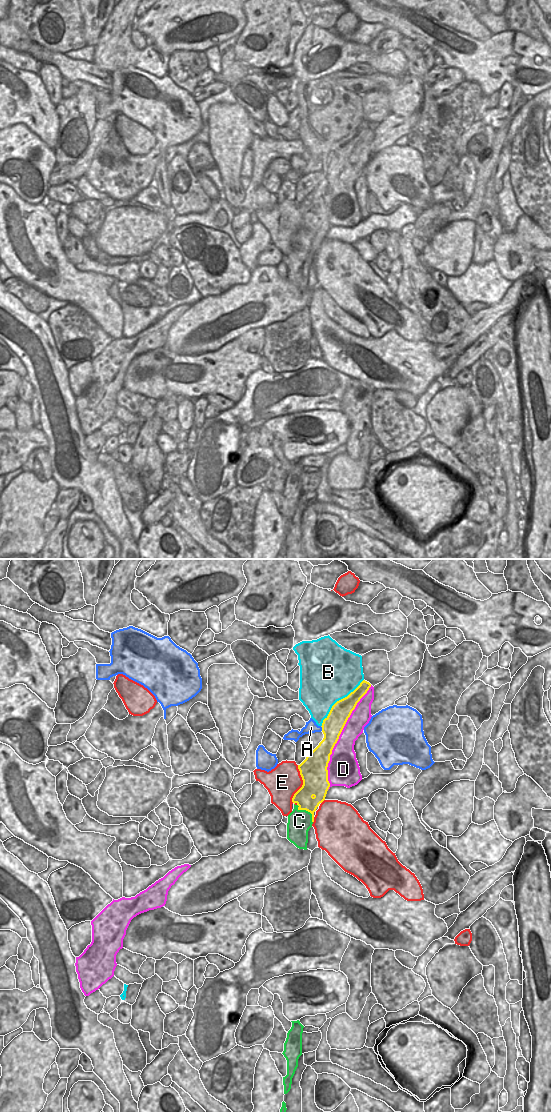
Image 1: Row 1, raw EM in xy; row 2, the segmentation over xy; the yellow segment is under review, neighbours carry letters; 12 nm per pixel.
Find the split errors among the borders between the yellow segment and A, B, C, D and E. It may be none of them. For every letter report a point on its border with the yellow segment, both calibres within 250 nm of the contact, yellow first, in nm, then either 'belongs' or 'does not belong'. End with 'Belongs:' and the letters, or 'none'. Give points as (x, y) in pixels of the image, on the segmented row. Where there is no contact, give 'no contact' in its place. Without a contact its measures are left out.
A: meets yellow in xy at (322, 728); 260 nm thick on the yellow side, 140 nm on the other; does not belong
B: meets yellow in xy at (339, 700); 240 nm thick on the yellow side, 500 nm on the other; does not belong
C: meets yellow in xy at (307, 810); 220 nm thick on the yellow side, 280 nm on the other; belongs
D: meets yellow in xy at (338, 737); 260 nm thick on the yellow side, 300 nm on the other; does not belong
E: meets yellow in xy at (302, 785); 340 nm thick on the yellow side, 400 nm on the other; does not belong
Belongs: C

